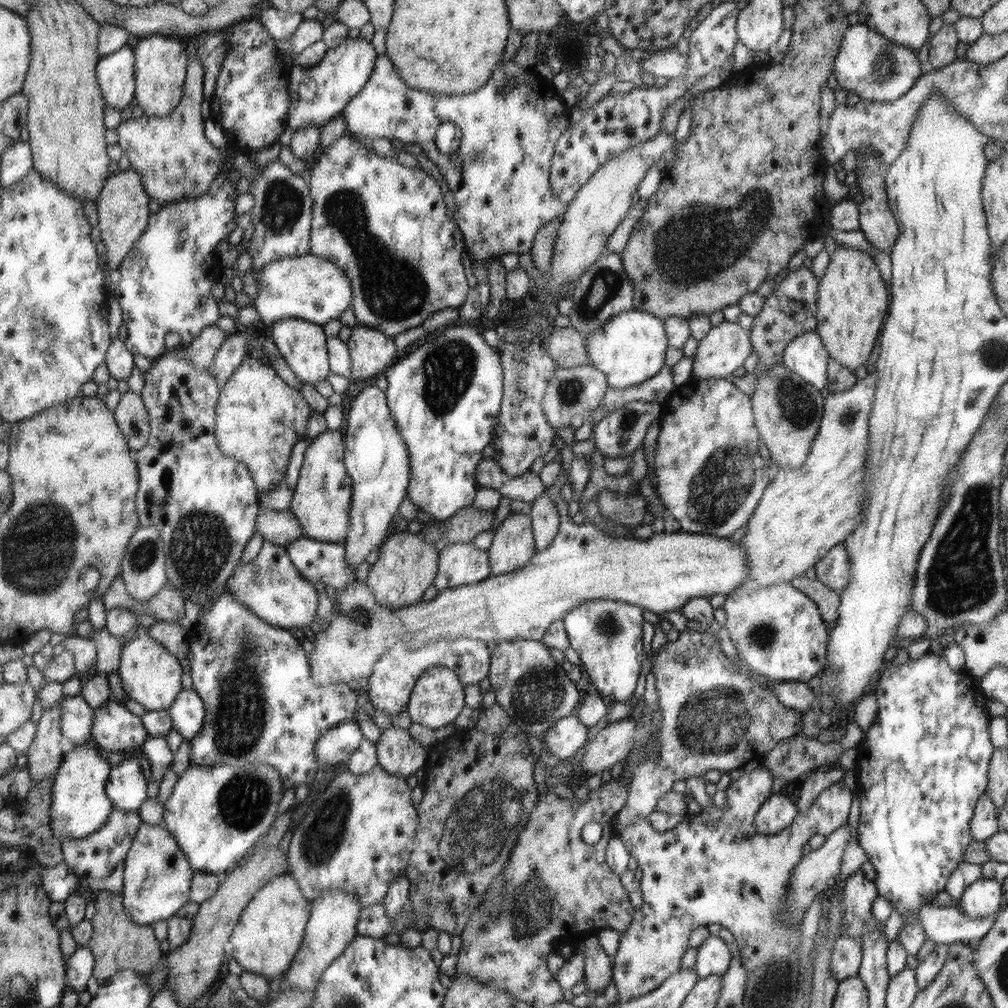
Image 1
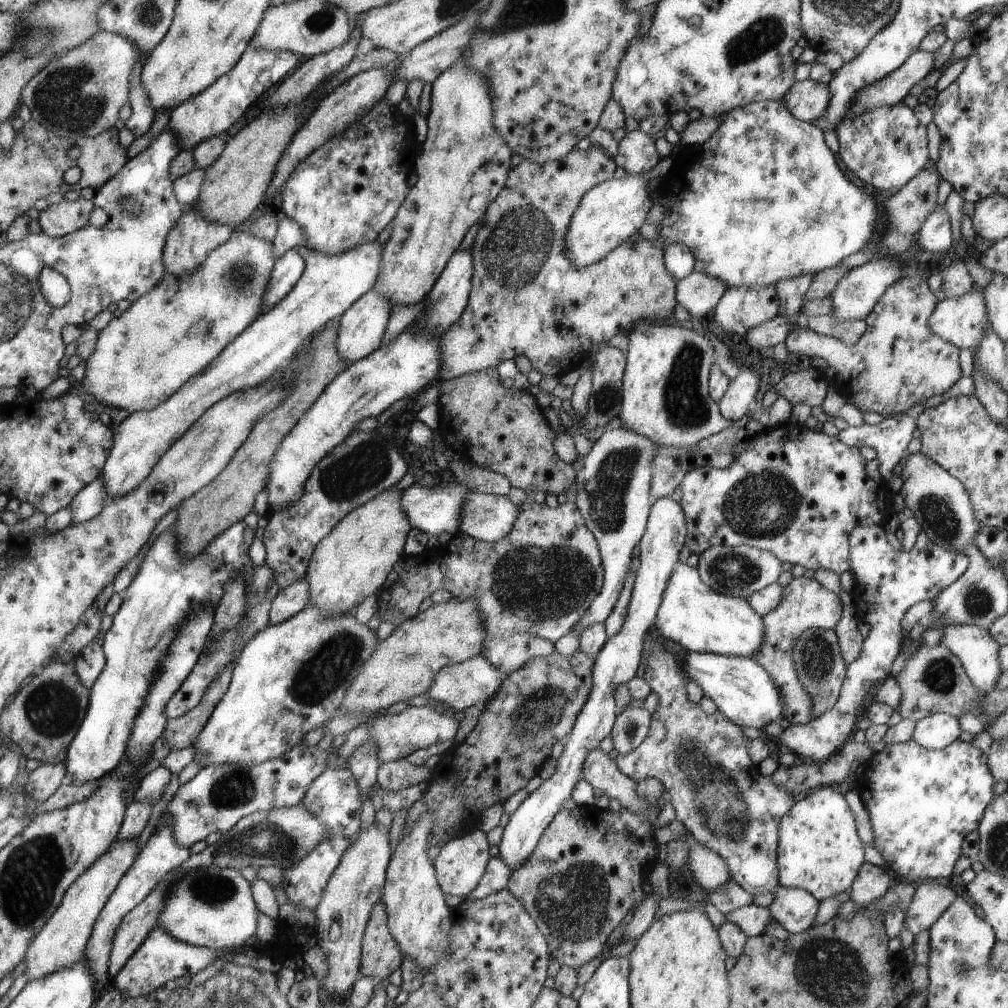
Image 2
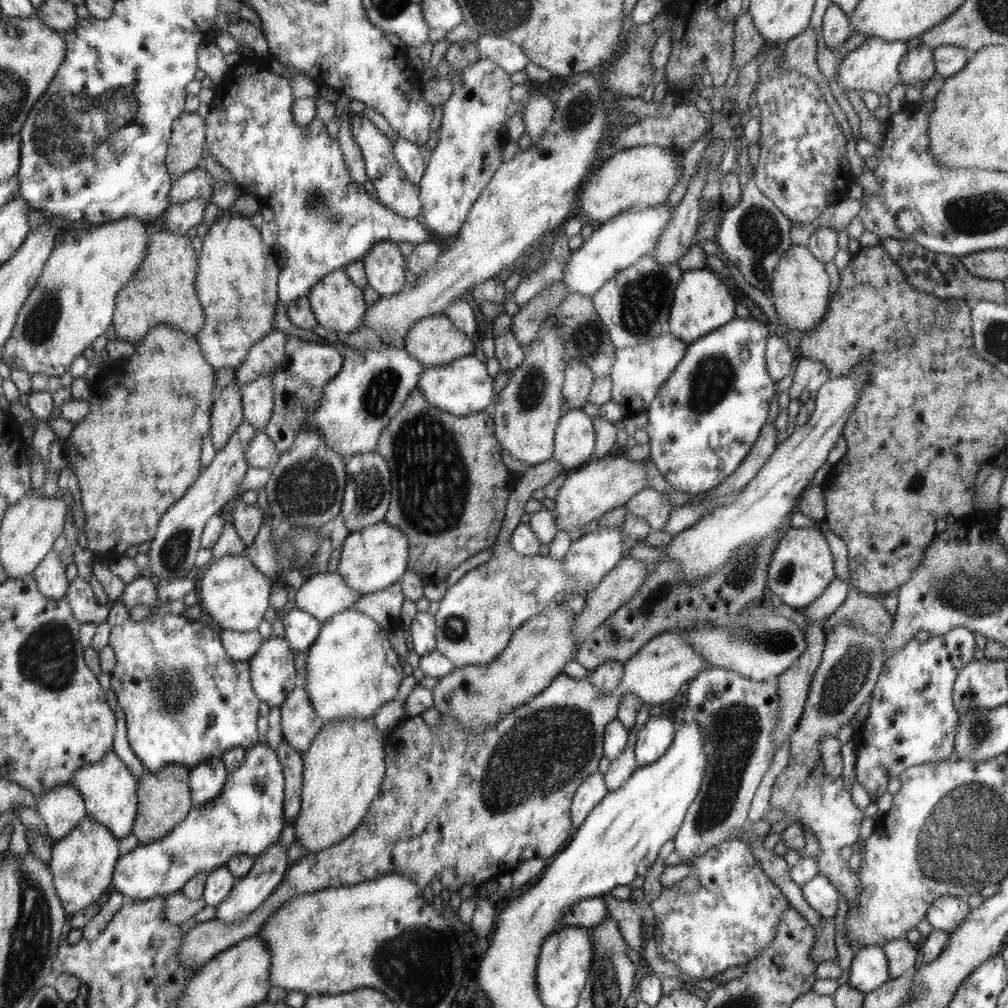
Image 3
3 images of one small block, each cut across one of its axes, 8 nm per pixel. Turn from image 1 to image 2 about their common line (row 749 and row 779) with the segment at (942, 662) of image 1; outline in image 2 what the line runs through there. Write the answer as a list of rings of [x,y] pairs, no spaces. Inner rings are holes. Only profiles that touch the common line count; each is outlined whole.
[[[958,738],[942,750],[922,748],[912,739],[904,743],[885,744],[880,752],[869,758],[855,789],[870,818],[873,831],[871,846],[882,856],[884,867],[890,868],[908,883],[950,878],[956,860],[962,856],[964,838],[977,830],[986,806],[995,795],[995,780],[986,764],[986,756],[974,744]]]

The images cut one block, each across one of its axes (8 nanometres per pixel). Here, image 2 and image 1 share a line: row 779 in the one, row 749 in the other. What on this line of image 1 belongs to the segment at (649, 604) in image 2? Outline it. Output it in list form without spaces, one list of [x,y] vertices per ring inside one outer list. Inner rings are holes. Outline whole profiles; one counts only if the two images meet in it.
[[[576,715],[557,720],[545,737],[546,749],[562,761],[571,759],[587,744],[588,732],[590,727]]]

